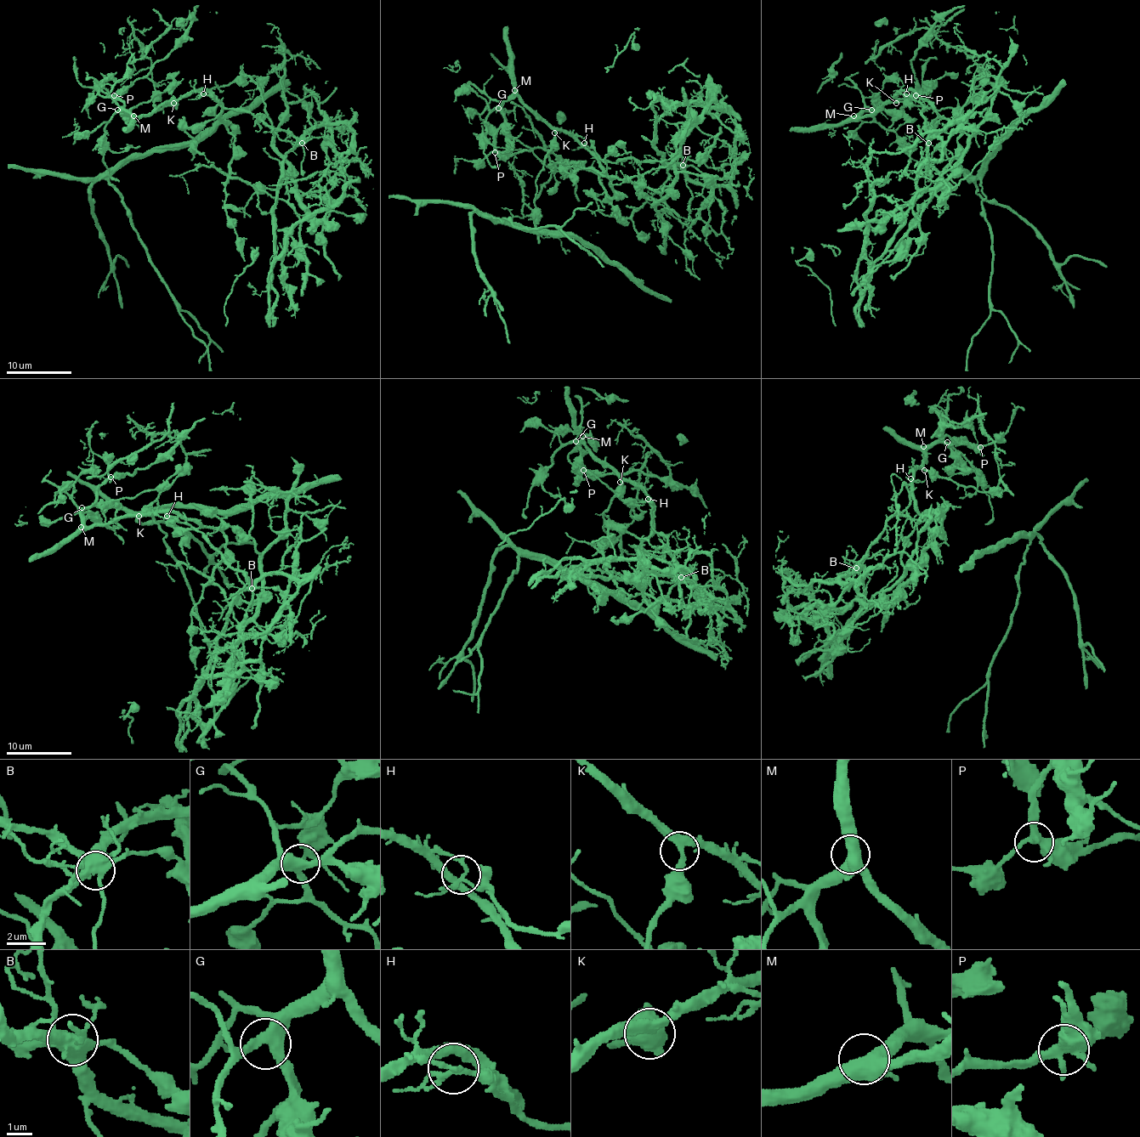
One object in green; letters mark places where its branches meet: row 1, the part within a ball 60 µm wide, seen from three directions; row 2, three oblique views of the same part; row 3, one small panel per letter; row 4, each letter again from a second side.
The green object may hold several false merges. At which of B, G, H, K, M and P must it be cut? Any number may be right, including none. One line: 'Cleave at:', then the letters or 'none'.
Cleave at: B, H

